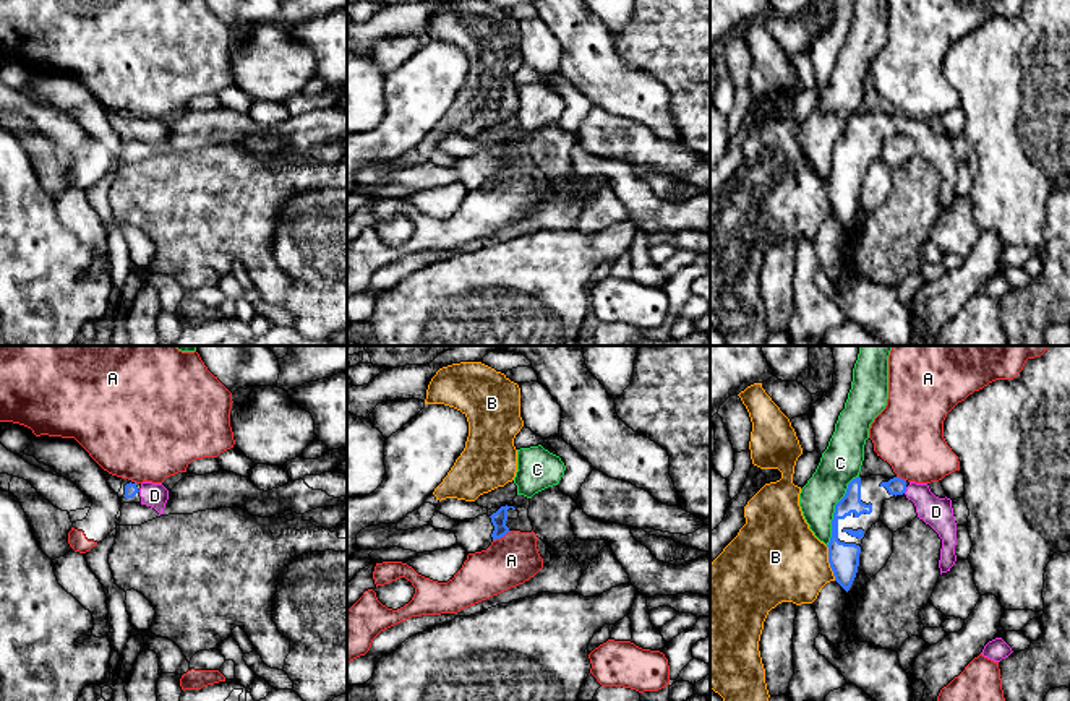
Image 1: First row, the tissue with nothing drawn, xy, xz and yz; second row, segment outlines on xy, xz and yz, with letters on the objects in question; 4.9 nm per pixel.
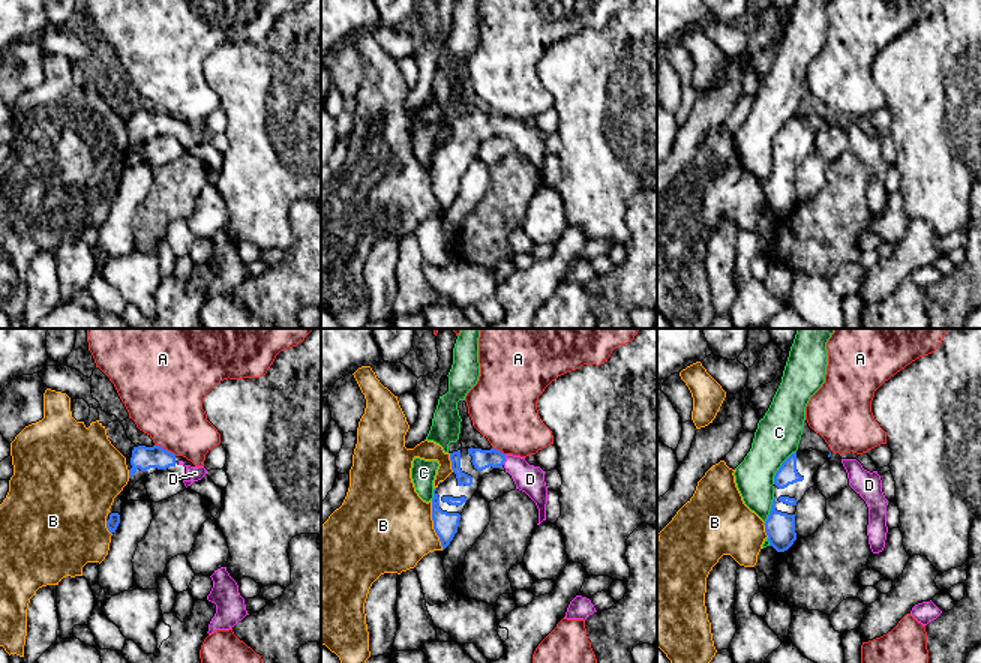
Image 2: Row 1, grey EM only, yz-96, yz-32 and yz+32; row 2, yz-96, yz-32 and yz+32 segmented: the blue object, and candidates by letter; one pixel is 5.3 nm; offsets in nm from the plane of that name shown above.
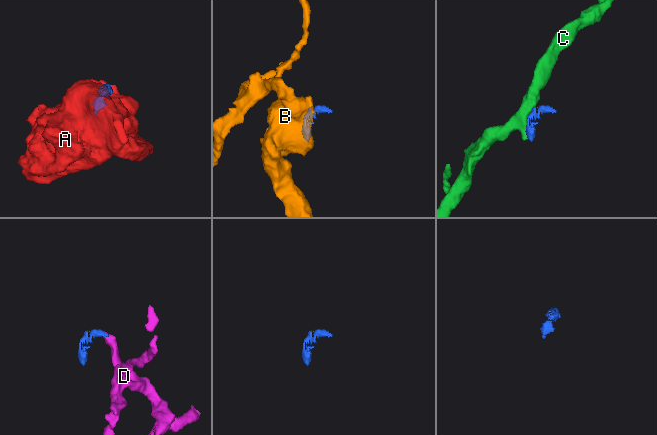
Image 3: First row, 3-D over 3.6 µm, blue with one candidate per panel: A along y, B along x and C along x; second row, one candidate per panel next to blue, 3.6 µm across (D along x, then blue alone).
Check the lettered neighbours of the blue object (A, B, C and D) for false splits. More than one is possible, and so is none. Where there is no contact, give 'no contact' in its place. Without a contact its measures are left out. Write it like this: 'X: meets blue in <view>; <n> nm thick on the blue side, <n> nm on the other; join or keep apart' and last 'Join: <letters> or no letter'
A: meets blue in xz; 70 nm thick on the blue side, 260 nm on the other; keep apart
B: meets blue in yz; 150 nm thick on the blue side, 420 nm on the other; keep apart
C: meets blue in yz; 150 nm thick on the blue side, 200 nm on the other; keep apart
D: meets blue in yz; 90 nm thick on the blue side, 150 nm on the other; join
Join: D

